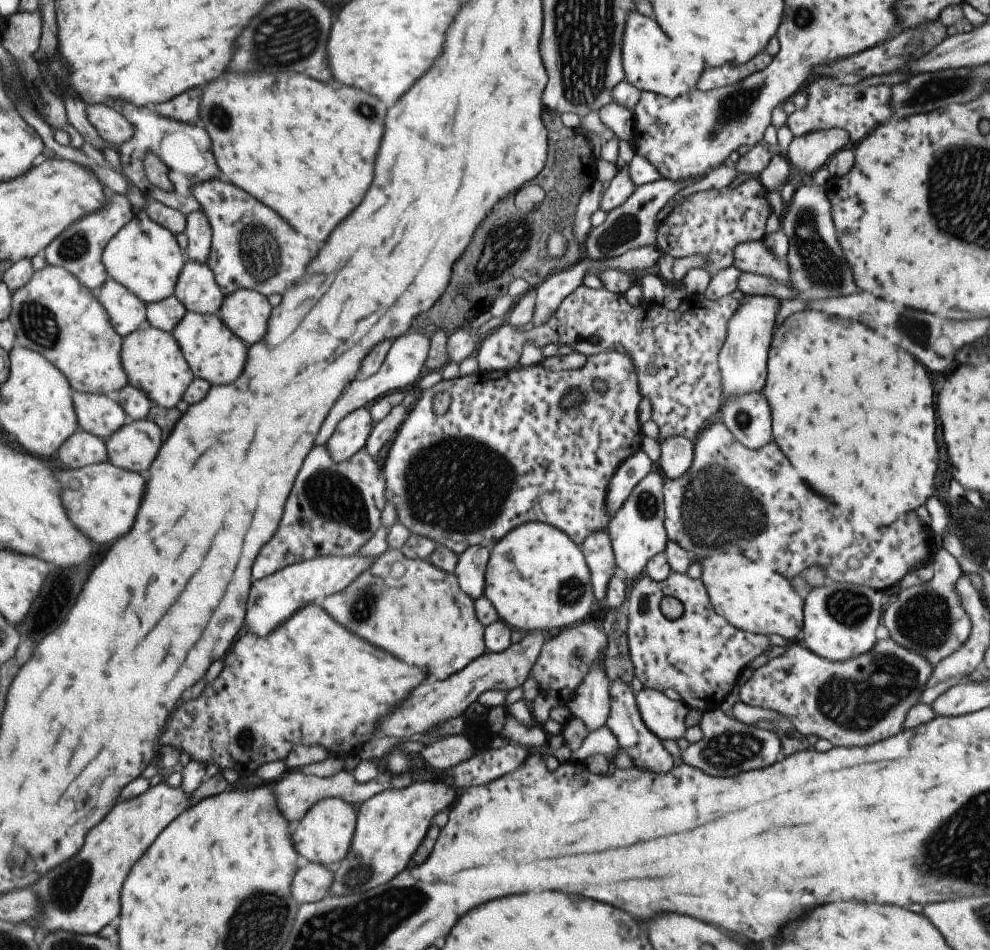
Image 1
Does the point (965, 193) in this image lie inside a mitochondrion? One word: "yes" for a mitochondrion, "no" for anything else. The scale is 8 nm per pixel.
yes

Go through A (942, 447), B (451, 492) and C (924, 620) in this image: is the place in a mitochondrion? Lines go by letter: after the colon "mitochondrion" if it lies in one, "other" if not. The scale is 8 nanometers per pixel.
A: other
B: mitochondrion
C: mitochondrion

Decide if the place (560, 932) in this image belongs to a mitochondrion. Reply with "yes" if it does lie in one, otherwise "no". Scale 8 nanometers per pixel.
no

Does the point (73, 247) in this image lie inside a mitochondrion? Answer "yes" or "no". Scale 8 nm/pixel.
yes

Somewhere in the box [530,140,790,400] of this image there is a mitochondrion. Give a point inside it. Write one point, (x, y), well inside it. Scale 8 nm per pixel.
(621, 230)

